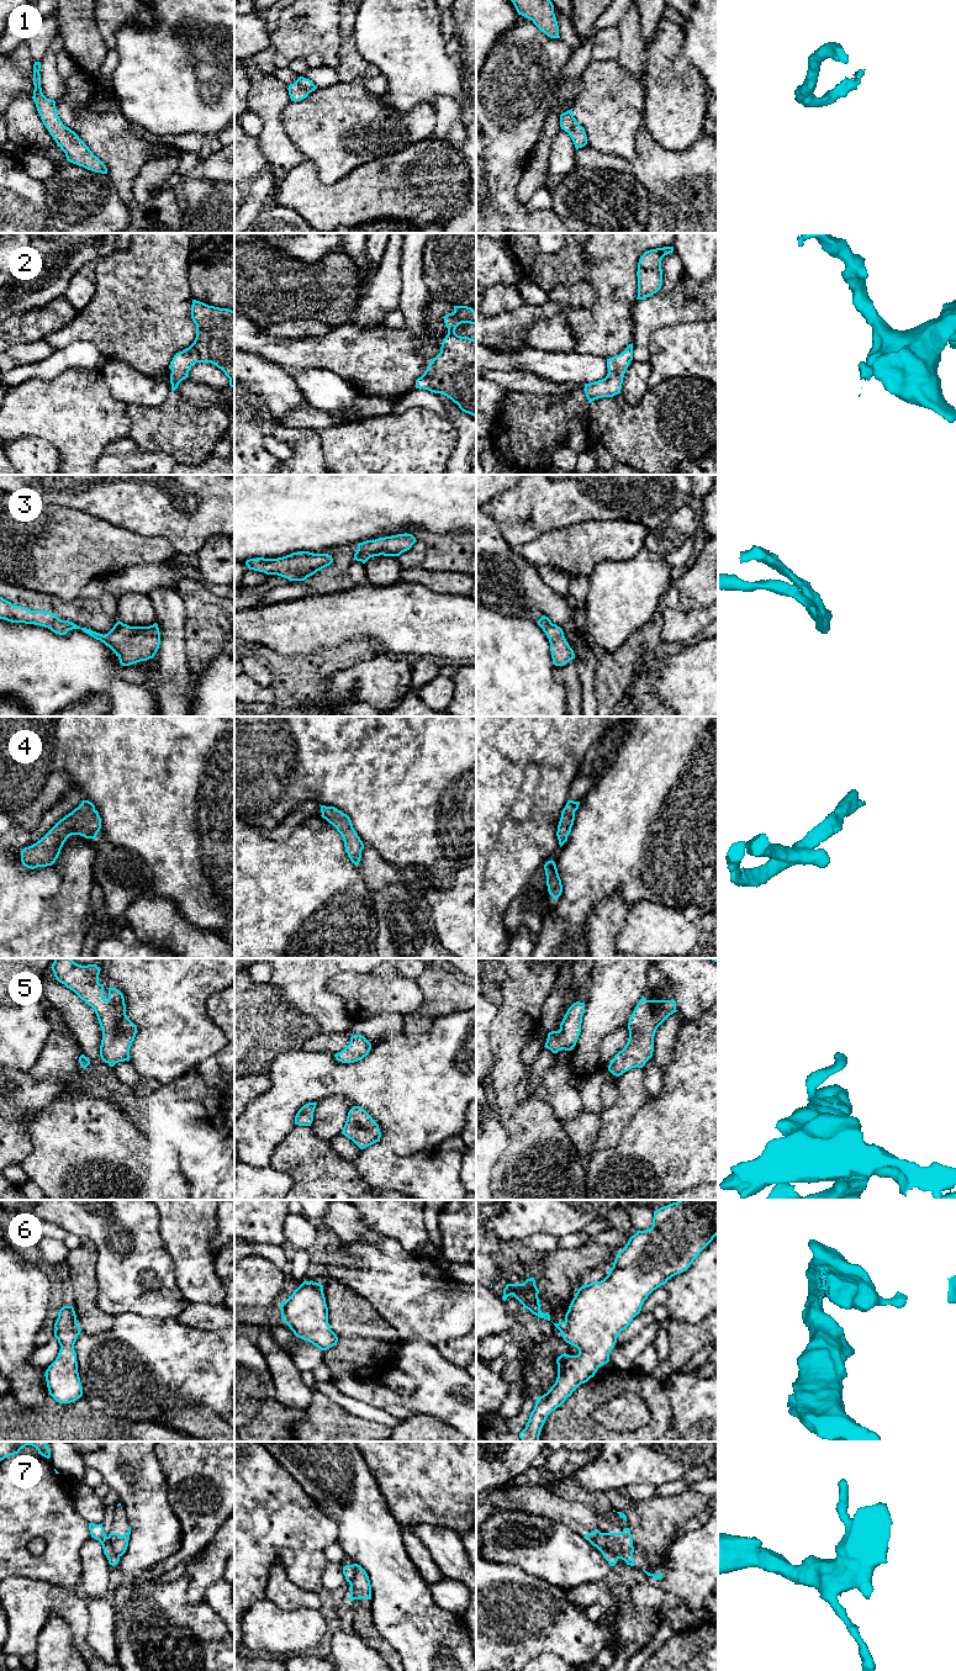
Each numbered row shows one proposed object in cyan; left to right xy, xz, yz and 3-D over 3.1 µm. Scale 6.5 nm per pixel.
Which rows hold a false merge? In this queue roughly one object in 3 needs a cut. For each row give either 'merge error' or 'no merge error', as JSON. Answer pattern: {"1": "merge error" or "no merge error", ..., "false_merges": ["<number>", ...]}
{"1": "no merge error", "2": "no merge error", "3": "no merge error", "4": "no merge error", "5": "no merge error", "6": "merge error", "7": "merge error", "false_merges": ["6", "7"]}

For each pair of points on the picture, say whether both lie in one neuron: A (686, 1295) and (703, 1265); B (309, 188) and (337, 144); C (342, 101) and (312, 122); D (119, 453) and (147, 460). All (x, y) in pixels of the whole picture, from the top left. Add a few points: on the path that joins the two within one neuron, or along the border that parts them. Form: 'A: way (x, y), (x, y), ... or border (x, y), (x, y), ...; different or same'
A: way (693, 1290), (703, 1280), (703, 1273); same
B: border (306, 159), (326, 184), (348, 173); different
C: way (334, 109), (320, 121); same
D: way (126, 456), (140, 460); same

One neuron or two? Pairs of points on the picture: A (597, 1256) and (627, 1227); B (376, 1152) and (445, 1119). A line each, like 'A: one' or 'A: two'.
A: two
B: two

